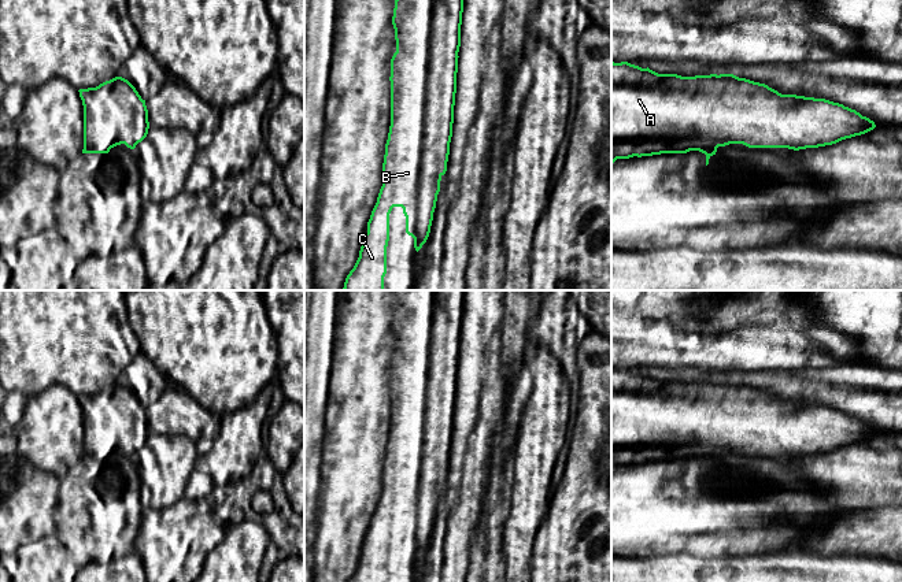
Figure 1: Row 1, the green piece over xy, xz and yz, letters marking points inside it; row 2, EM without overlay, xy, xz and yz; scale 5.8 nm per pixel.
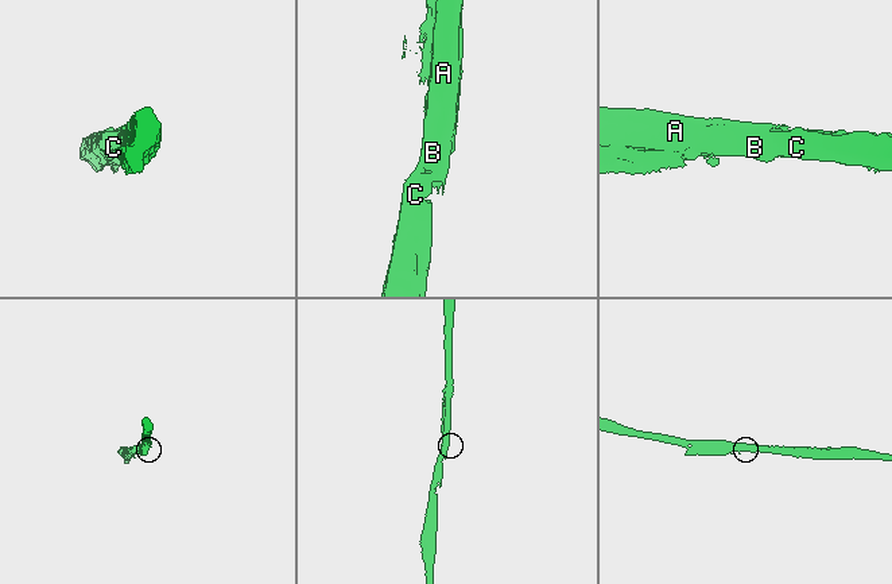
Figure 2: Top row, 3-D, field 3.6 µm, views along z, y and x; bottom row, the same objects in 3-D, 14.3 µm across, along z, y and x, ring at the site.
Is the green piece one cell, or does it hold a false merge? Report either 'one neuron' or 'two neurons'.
one neuron

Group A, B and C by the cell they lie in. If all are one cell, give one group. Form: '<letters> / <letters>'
A B C

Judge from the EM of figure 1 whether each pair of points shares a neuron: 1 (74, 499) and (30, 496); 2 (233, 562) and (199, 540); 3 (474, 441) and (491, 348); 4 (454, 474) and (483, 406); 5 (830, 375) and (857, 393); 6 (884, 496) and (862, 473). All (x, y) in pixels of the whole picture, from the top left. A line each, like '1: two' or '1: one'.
1: two
2: two
3: one
4: one
5: one
6: one

